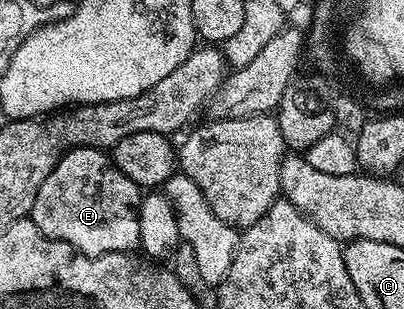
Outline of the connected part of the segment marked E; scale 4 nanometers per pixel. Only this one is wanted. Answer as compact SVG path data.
M71 148L60 157L58 165L48 174L48 178L44 178L29 219L48 238L64 242L85 256L134 252L140 245L139 199L138 184L115 168L113 159L103 149Z

